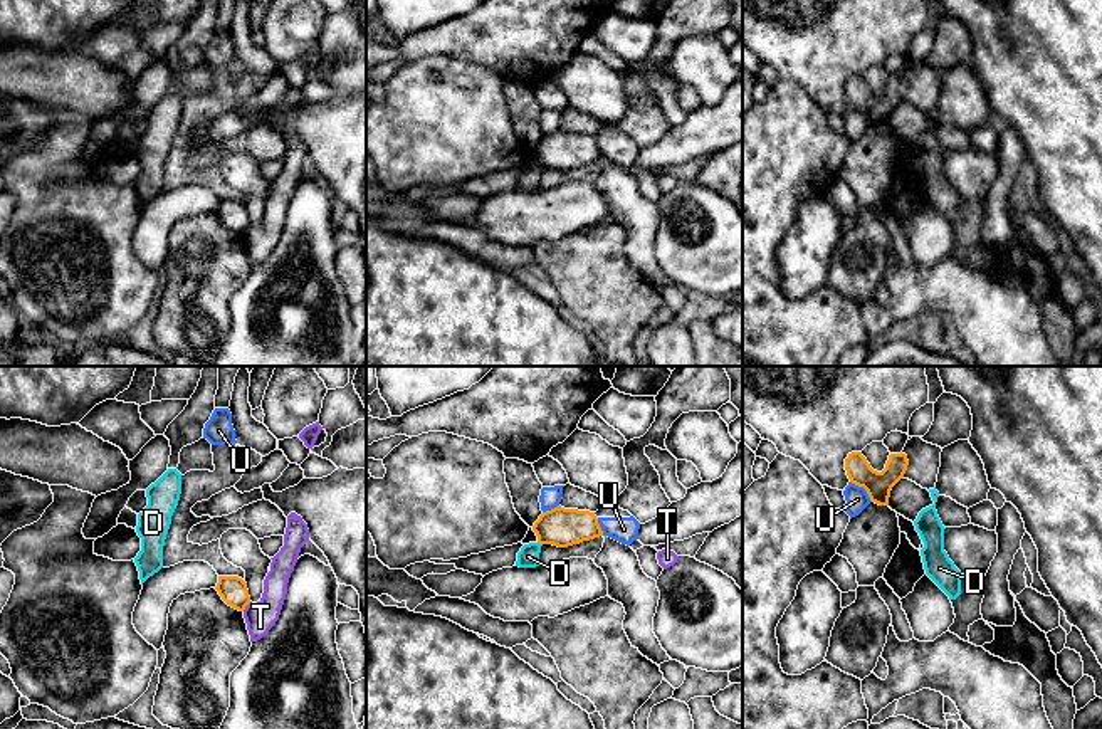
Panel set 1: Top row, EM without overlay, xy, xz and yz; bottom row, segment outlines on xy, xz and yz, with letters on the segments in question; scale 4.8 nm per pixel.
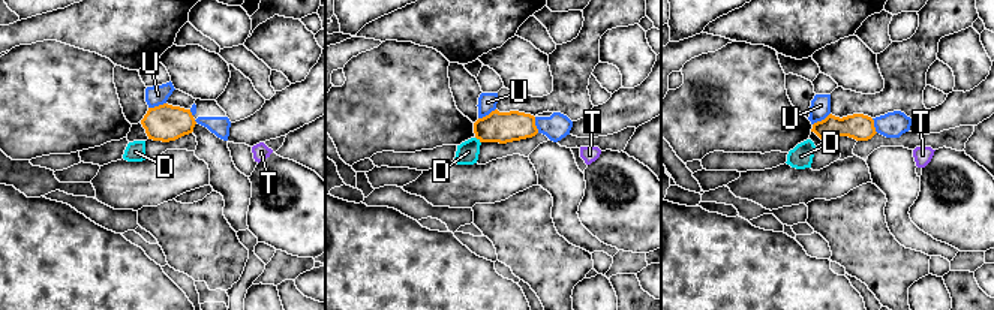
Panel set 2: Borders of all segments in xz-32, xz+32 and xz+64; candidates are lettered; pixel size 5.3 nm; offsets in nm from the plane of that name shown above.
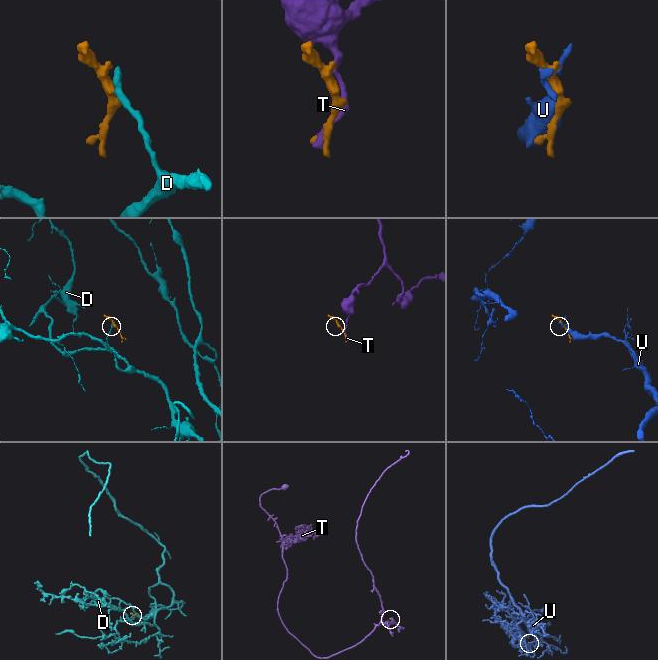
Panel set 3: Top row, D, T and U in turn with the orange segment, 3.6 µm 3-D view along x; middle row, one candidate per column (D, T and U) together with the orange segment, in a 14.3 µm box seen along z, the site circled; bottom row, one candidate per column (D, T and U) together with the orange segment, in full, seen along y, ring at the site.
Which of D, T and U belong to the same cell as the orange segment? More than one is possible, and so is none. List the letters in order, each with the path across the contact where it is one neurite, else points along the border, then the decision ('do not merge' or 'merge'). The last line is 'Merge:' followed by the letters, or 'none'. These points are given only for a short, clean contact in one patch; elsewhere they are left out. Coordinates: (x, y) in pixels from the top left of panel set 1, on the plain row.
D: along xz (538, 165), (541, 168) | do not merge
T: do not merge
U: do not merge
Merge: none

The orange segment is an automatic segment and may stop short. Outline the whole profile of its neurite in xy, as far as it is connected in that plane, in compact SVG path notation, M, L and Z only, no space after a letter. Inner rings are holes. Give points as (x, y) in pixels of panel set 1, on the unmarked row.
M218 200L215 213L228 230L239 235L250 227L247 207L239 200Z

